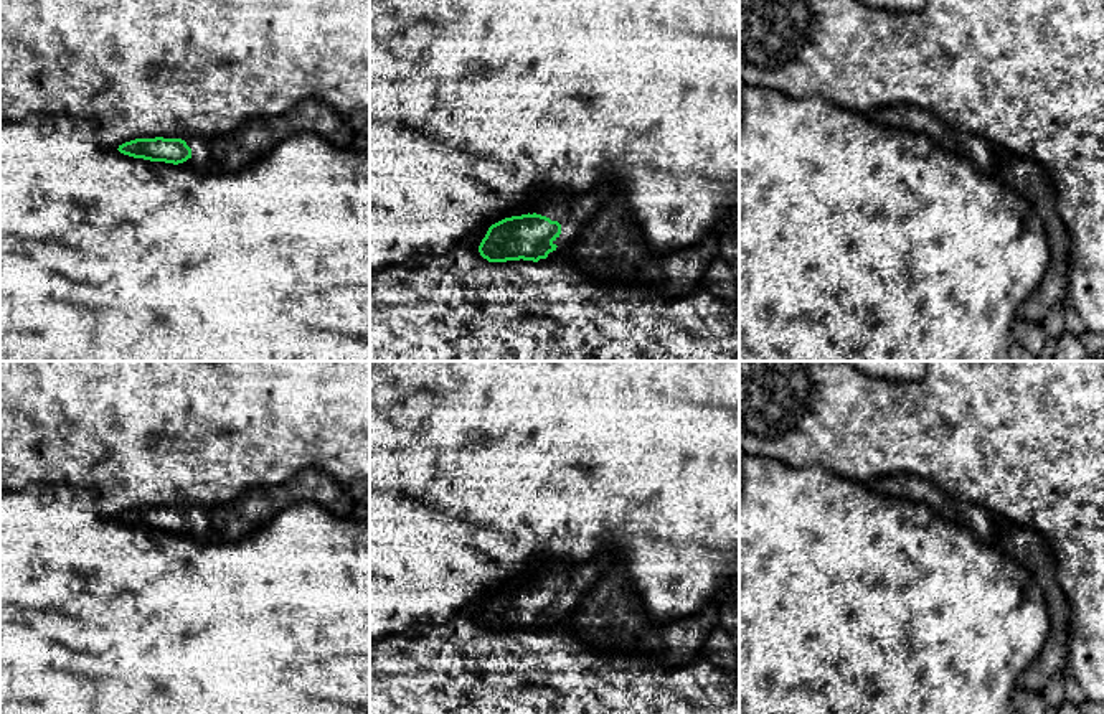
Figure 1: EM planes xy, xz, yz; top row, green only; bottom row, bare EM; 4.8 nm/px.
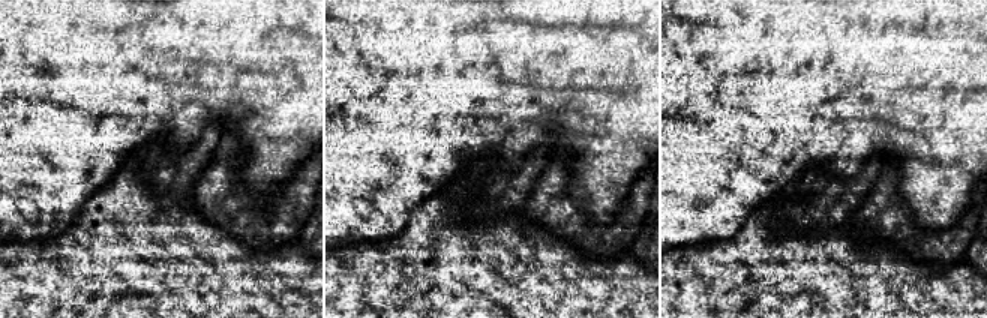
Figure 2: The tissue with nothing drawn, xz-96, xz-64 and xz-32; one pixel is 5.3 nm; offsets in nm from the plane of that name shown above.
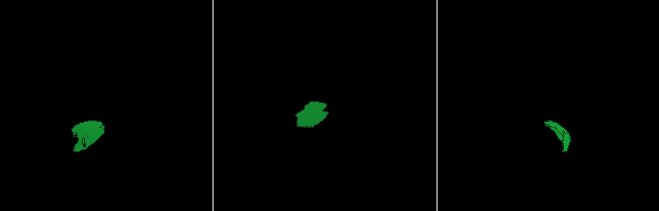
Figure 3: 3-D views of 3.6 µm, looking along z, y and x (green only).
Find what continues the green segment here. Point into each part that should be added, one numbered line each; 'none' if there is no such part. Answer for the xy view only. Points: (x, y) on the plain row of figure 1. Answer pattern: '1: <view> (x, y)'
1: xy (203, 518)

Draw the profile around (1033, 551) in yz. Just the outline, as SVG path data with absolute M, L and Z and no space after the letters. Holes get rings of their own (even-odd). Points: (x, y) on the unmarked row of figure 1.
M1010 521L995 523L993 539L1030 572L1045 594L1050 632L1043 650L1018 678L1018 683L1028 691L1043 693L1056 674L1066 671L1068 658L1068 620L1071 607L1059 585L1058 559L1045 536Z

